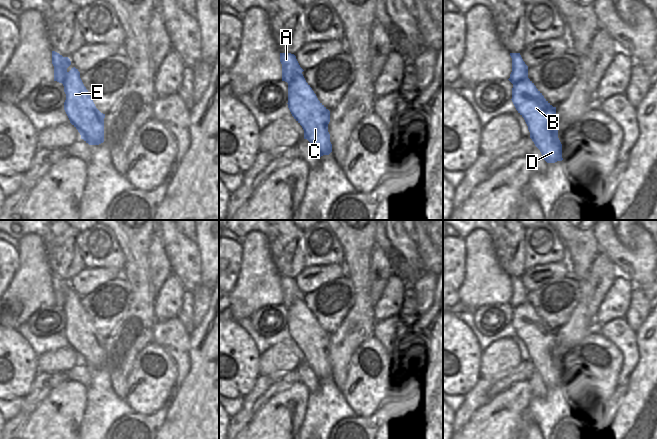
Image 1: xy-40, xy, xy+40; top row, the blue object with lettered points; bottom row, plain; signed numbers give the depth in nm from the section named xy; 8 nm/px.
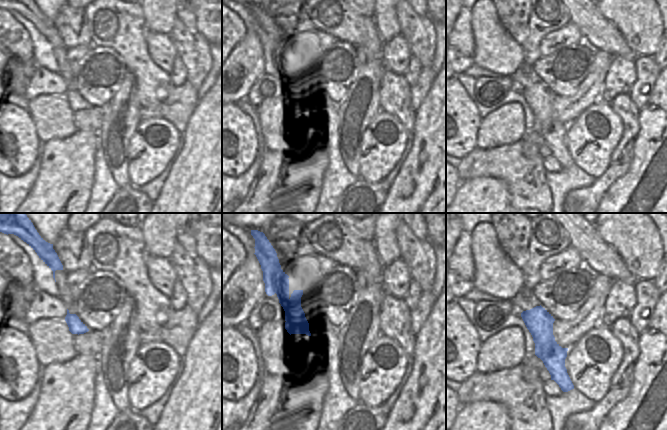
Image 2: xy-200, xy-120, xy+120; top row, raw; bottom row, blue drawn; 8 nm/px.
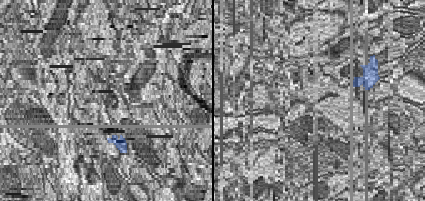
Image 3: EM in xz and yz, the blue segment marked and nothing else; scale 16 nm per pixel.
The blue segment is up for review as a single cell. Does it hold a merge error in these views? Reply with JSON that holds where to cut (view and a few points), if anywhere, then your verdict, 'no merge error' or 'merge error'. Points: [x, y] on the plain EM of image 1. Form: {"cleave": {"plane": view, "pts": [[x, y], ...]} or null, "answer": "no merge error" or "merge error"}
{"cleave": null, "answer": "no merge error"}

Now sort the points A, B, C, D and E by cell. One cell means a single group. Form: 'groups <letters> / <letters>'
groups A B C D E

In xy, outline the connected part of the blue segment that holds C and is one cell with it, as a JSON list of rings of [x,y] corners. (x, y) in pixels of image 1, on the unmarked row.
[[[280,277],[282,305],[288,307],[288,332],[294,343],[304,354],[307,363],[318,379],[332,376],[328,348],[330,335],[318,324],[316,318],[306,306],[304,295],[294,278]]]

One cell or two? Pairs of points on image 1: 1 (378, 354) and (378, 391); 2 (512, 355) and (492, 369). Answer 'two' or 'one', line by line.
1: one
2: one

